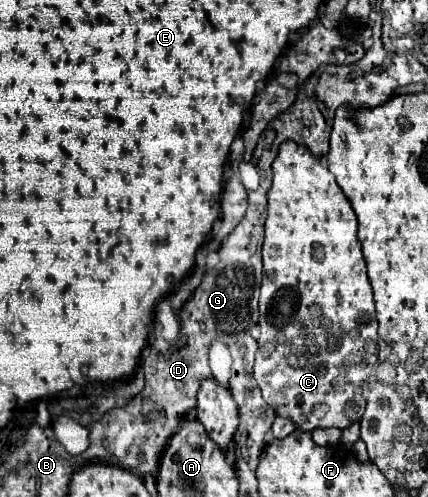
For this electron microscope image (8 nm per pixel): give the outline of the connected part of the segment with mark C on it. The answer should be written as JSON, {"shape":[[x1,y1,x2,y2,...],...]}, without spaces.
{"shape":[[291,140,281,144,273,162,273,186,267,198,263,284,259,296,261,334,257,340,255,380,265,402,277,416,291,420,297,428,305,432,317,428,343,430,363,416,379,352,379,324,361,242,357,238,357,218,325,162]]}

